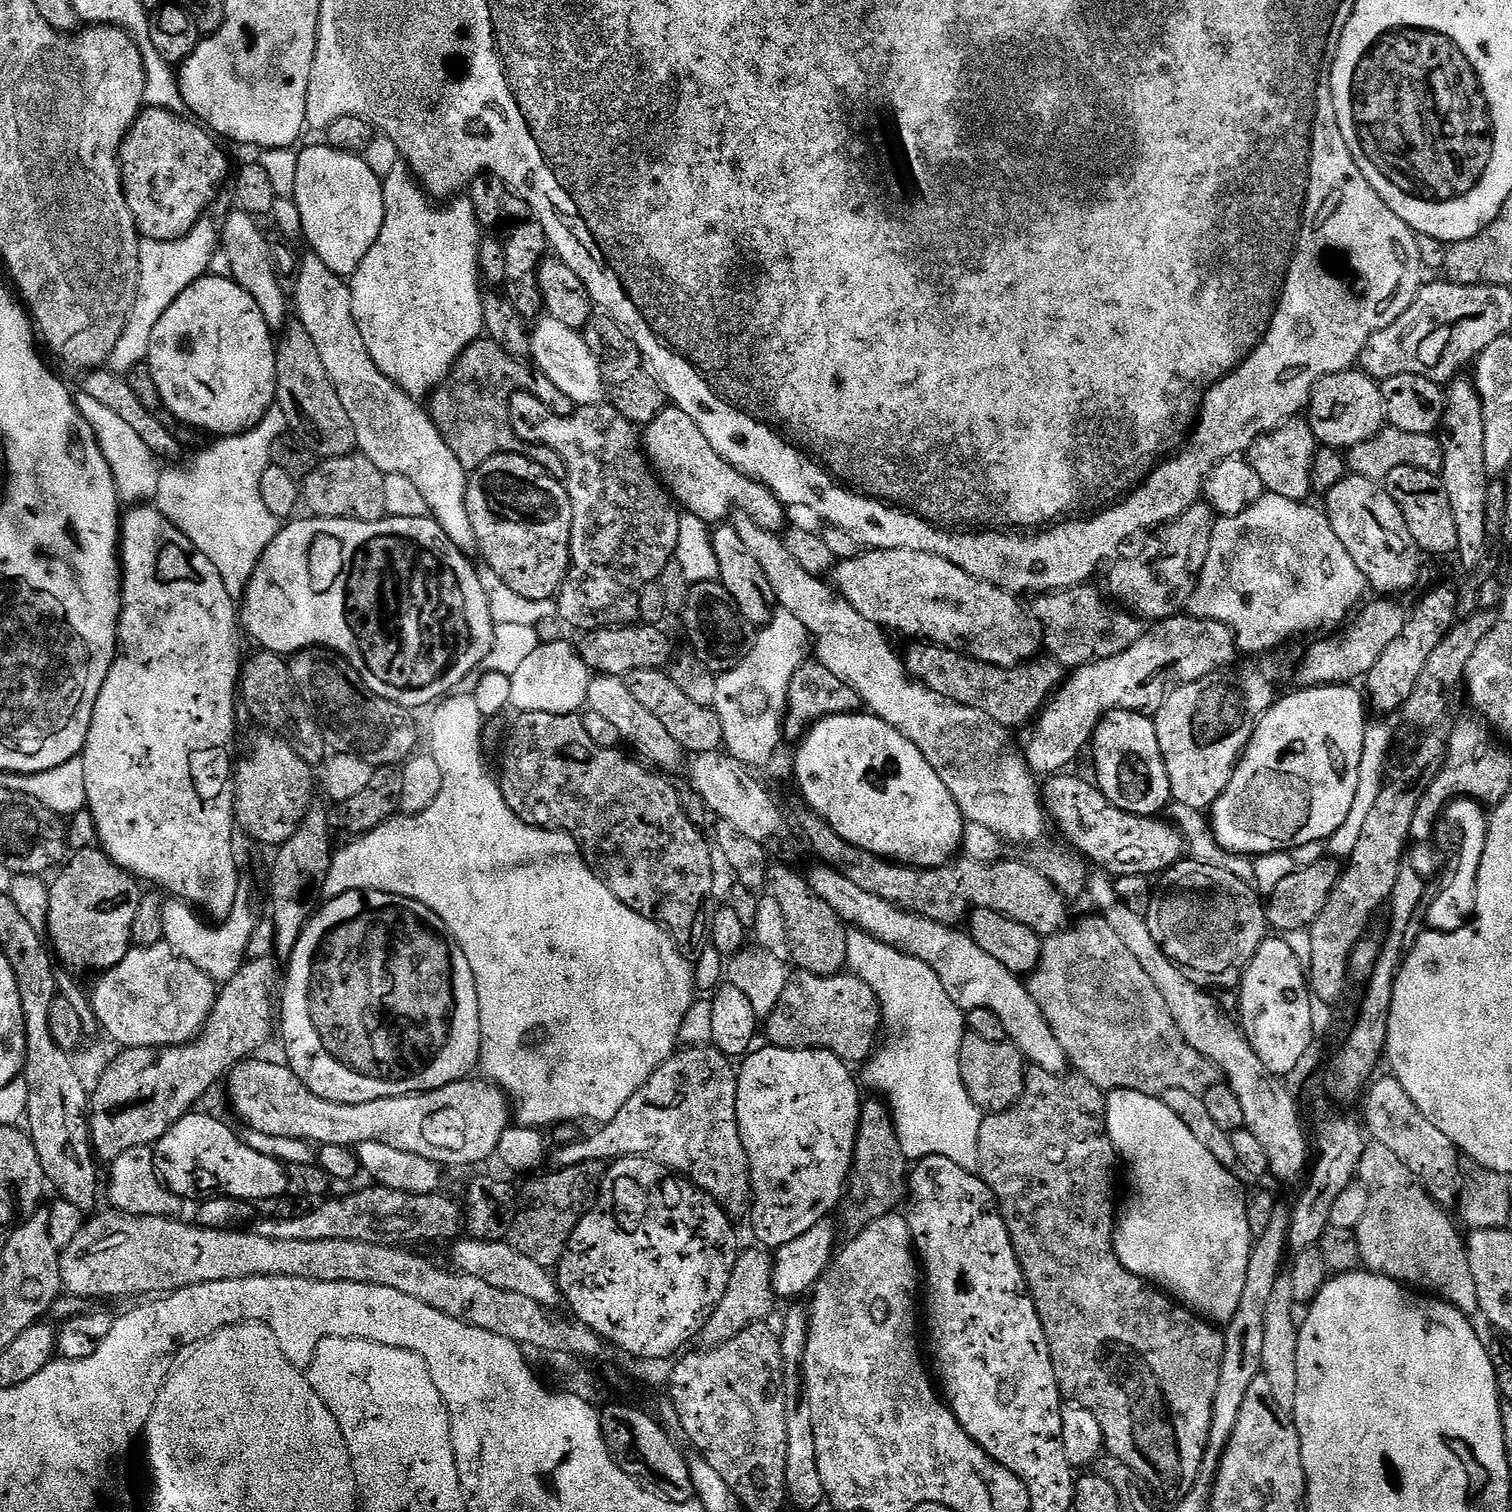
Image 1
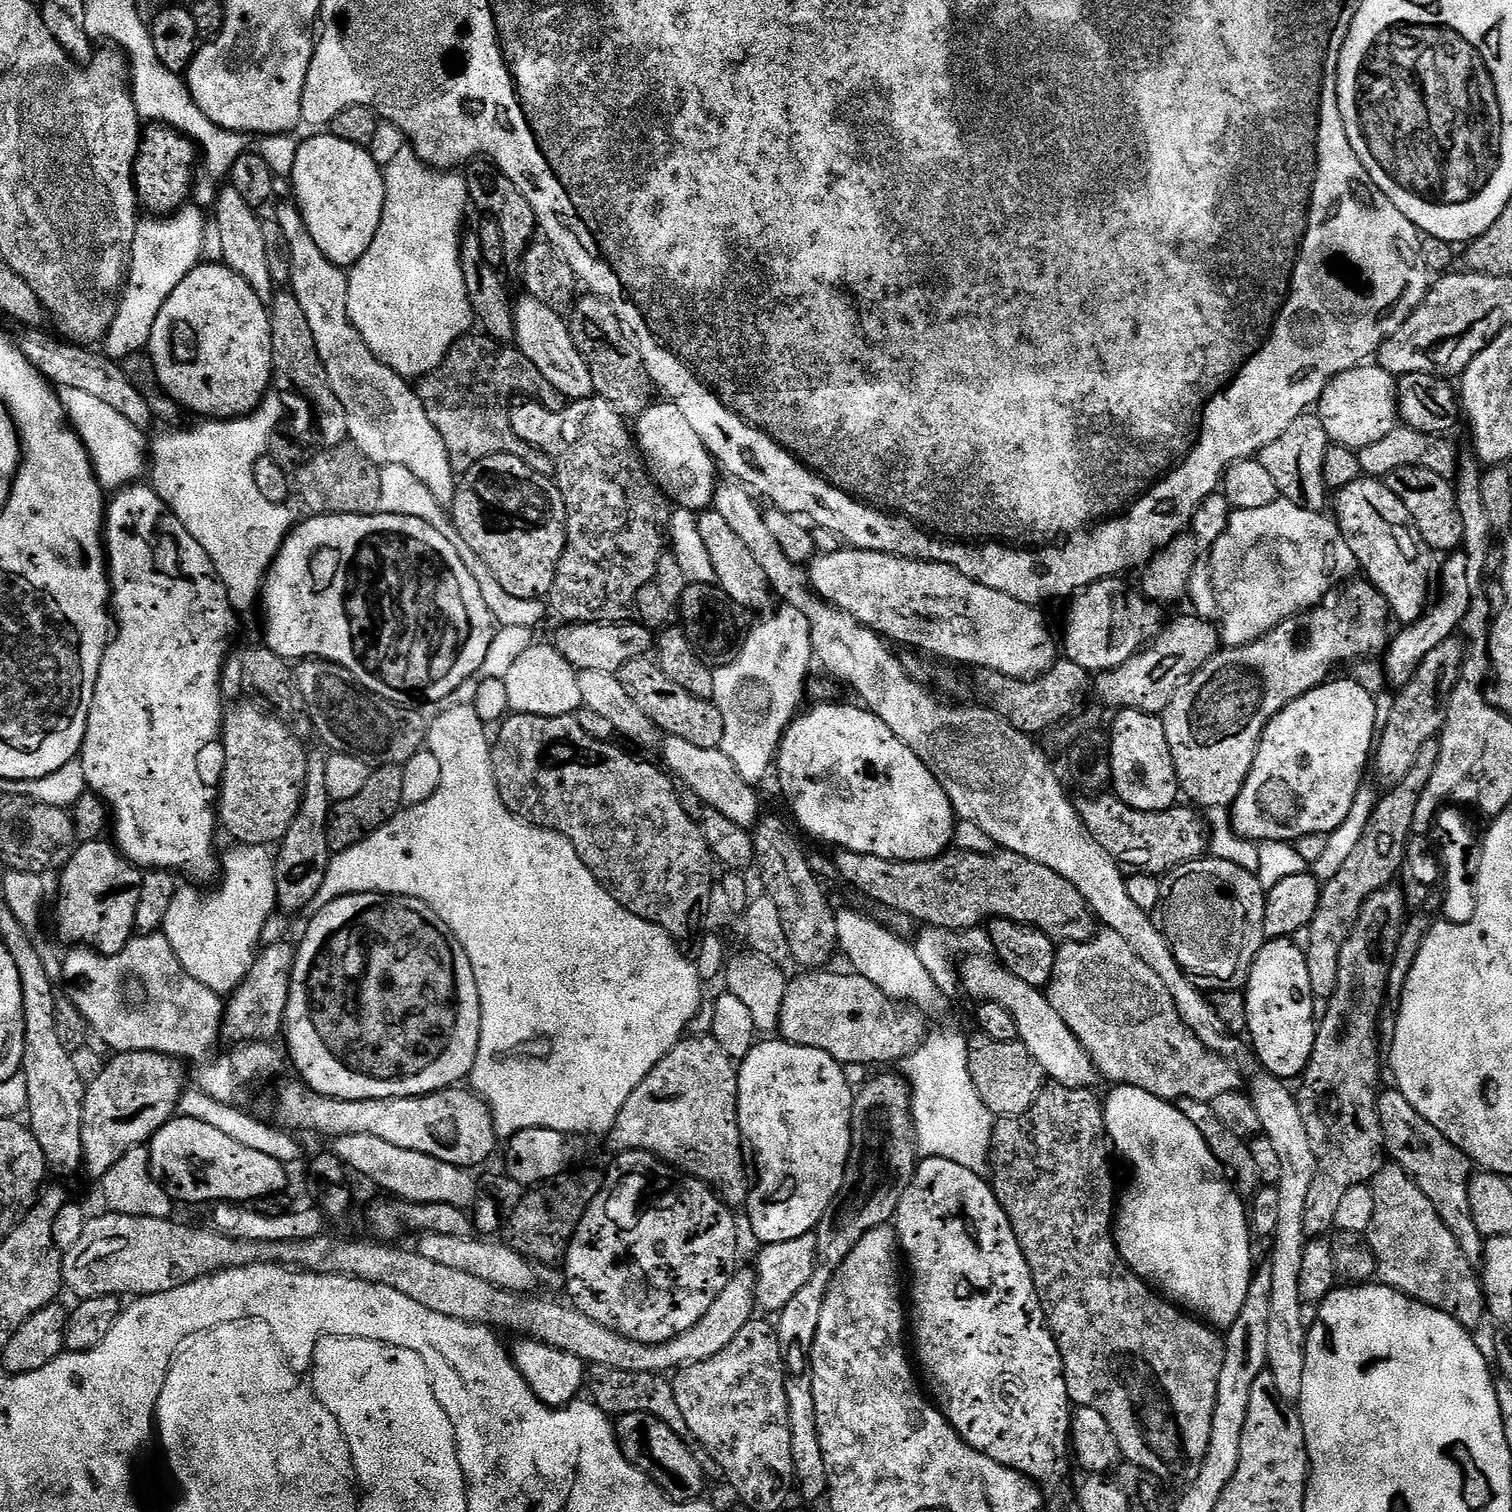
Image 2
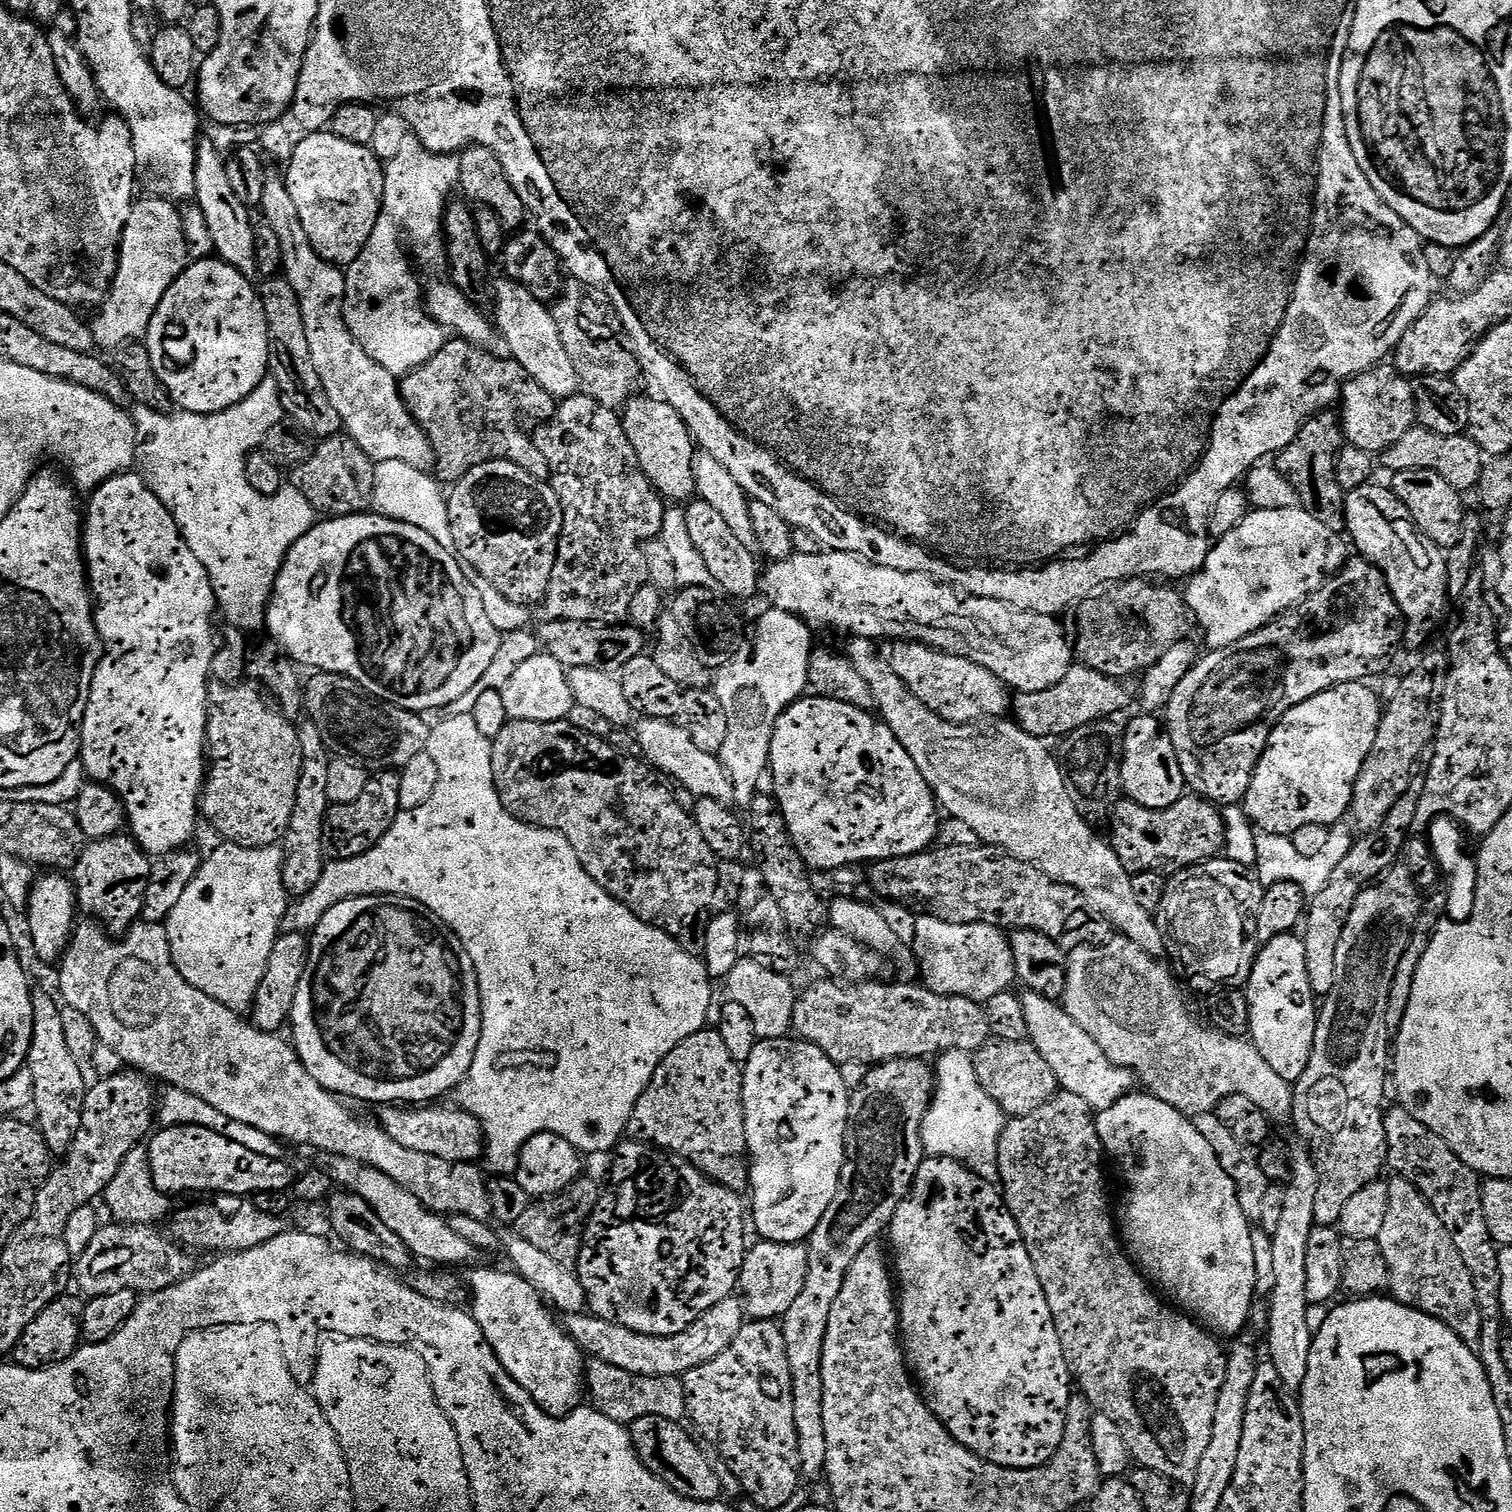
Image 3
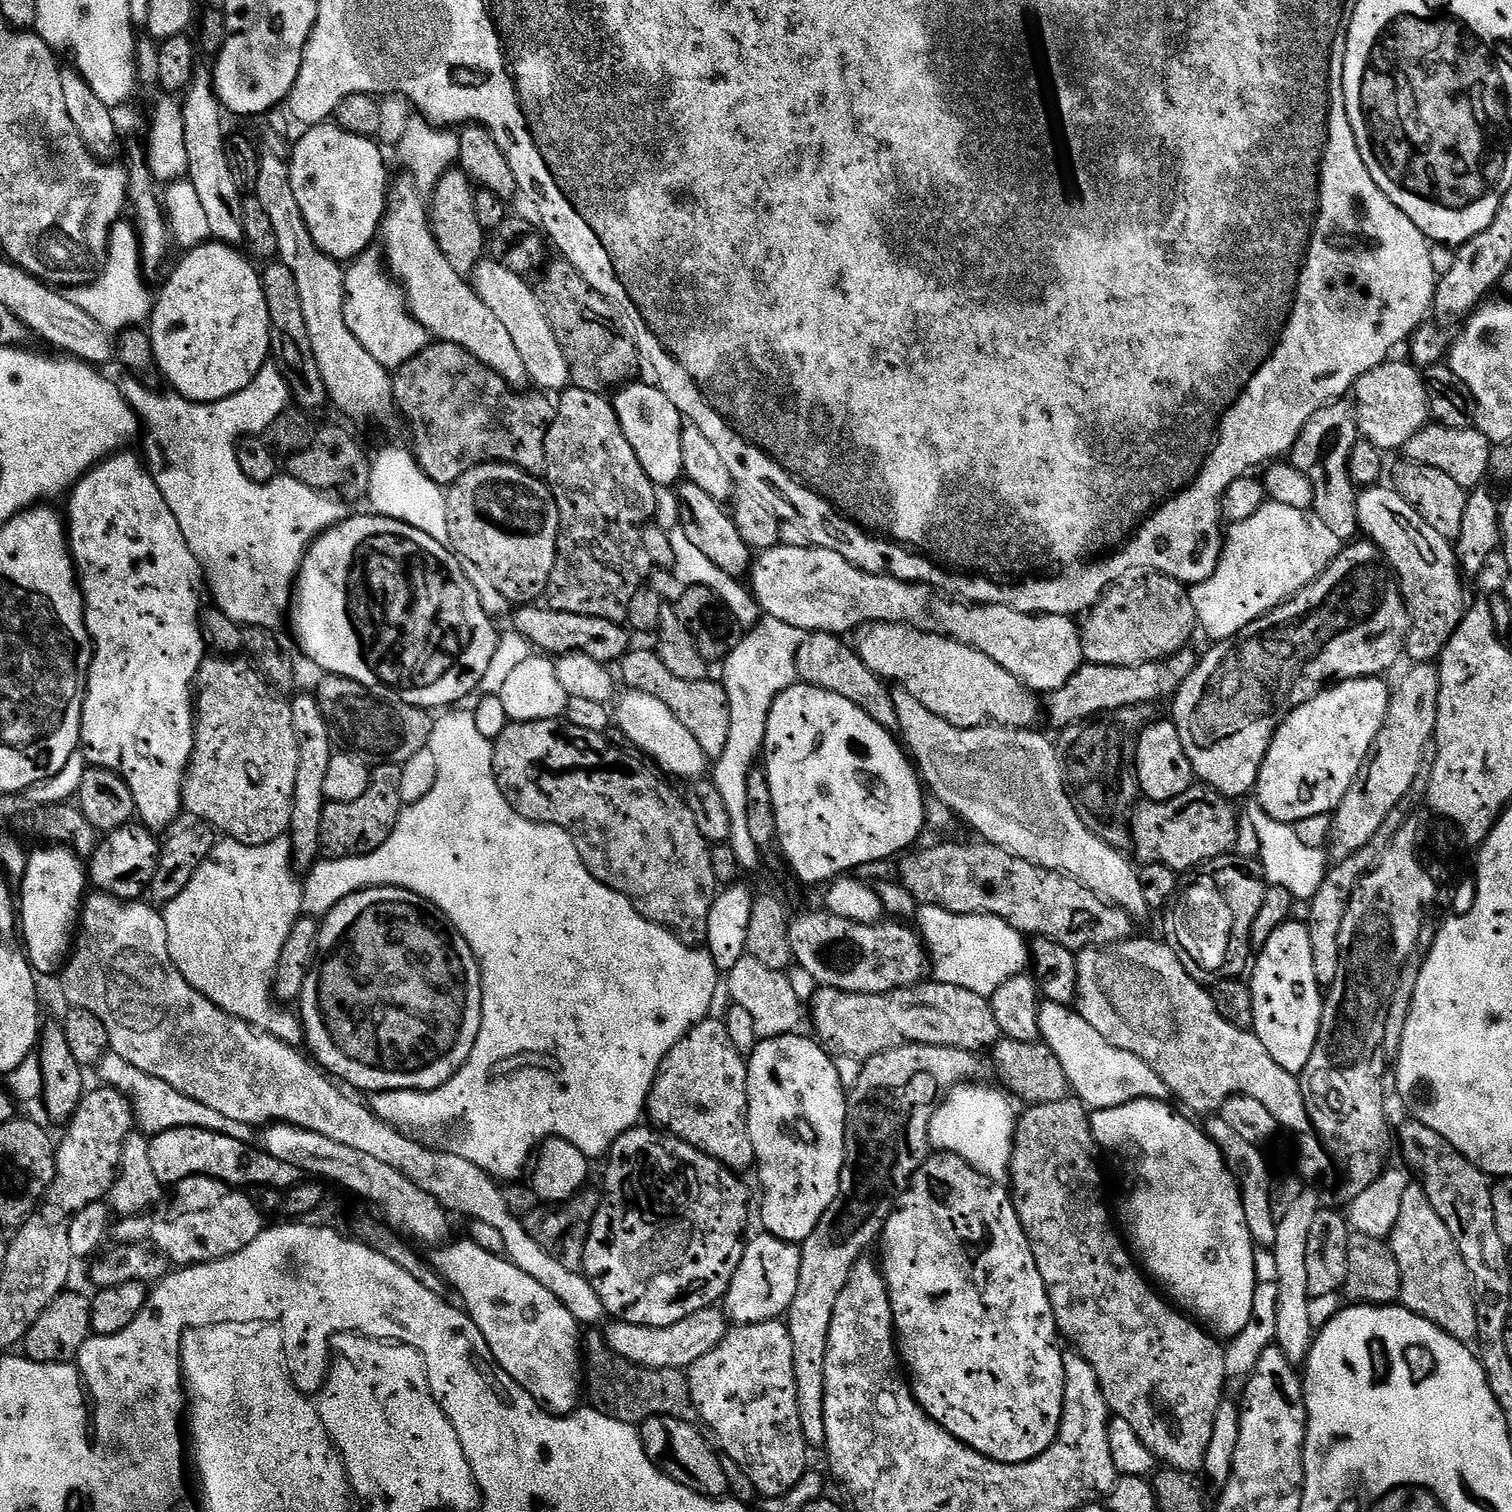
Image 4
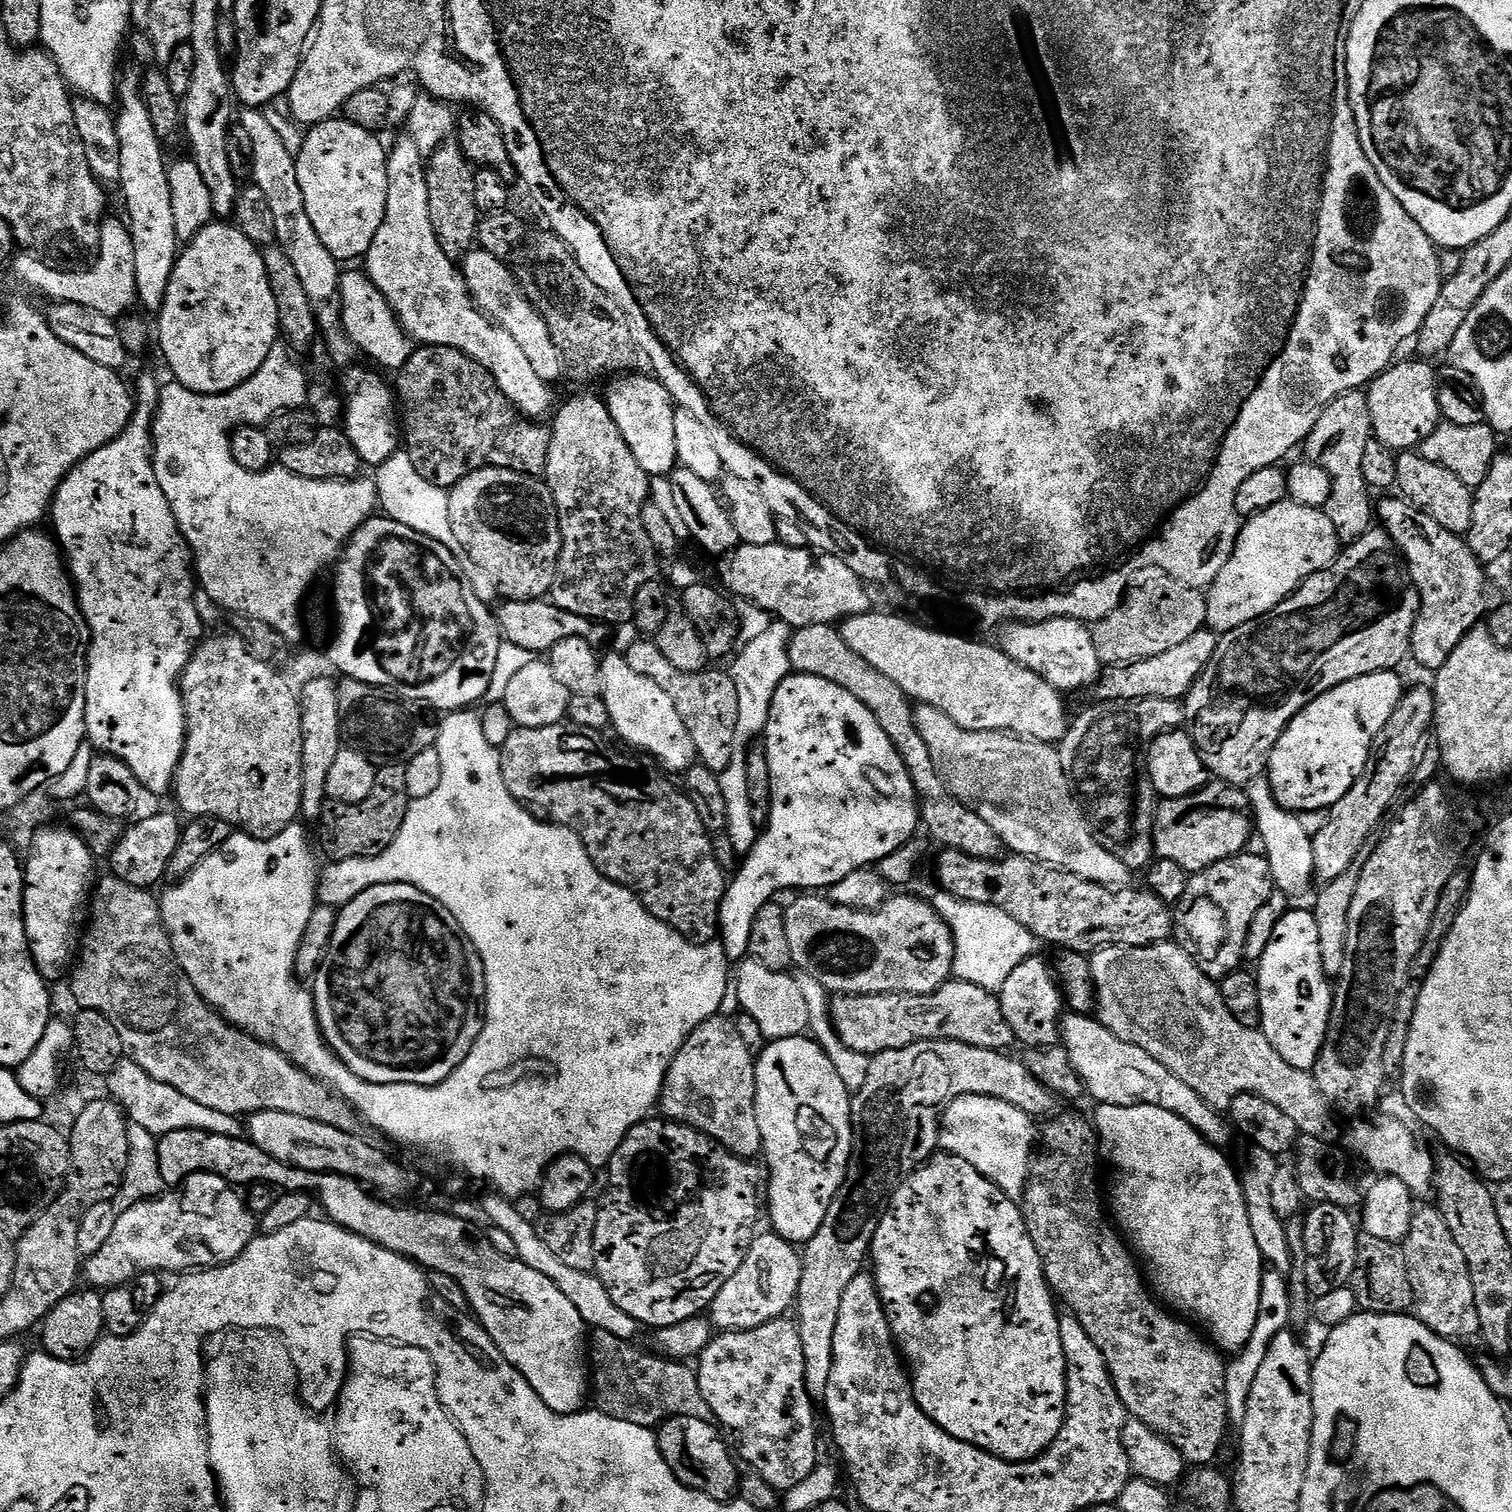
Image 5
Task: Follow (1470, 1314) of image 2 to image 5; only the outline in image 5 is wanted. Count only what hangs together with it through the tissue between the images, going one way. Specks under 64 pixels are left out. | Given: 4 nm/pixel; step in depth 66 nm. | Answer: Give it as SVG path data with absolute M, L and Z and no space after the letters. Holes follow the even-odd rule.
M1417 1207L1413 1211L1408 1236L1402 1242L1402 1247L1406 1254L1406 1266L1410 1270L1416 1319L1438 1335L1460 1342L1465 1342L1471 1336L1479 1337L1478 1310L1474 1306L1470 1266L1466 1266L1466 1254L1462 1254L1458 1242L1454 1242L1454 1234L1450 1234L1450 1226L1446 1226L1439 1208Z

